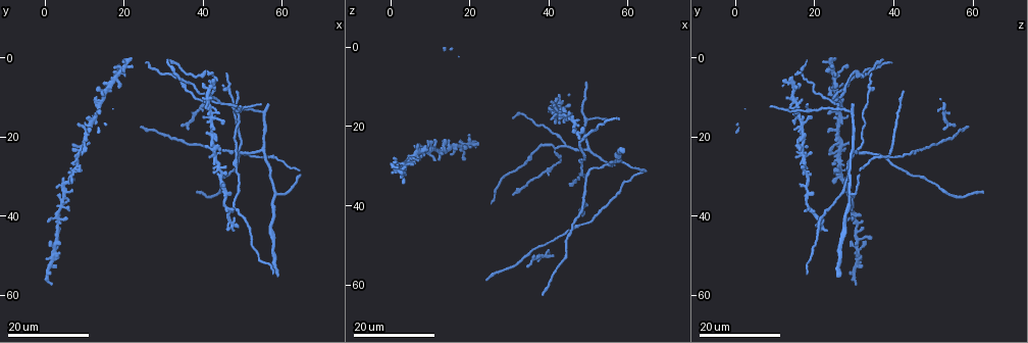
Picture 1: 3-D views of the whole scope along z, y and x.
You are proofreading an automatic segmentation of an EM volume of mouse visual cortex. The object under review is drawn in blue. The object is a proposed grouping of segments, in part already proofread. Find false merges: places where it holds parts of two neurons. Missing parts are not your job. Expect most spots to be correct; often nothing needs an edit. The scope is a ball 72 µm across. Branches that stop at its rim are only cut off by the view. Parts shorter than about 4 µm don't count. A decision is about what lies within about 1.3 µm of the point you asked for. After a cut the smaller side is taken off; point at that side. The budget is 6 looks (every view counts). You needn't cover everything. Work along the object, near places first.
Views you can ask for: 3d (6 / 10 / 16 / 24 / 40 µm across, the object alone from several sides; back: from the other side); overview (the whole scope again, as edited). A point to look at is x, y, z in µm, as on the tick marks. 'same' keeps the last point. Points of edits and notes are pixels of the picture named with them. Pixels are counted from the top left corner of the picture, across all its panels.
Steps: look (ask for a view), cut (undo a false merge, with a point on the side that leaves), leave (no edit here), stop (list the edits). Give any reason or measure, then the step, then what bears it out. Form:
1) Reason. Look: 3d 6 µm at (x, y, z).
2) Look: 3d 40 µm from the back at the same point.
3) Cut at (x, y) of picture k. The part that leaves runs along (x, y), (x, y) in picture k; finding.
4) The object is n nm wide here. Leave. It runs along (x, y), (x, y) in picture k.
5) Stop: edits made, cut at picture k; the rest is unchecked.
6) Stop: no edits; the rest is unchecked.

Arms part here. Look: 3d 16 µm at (50.5, 12.5, 25.5).

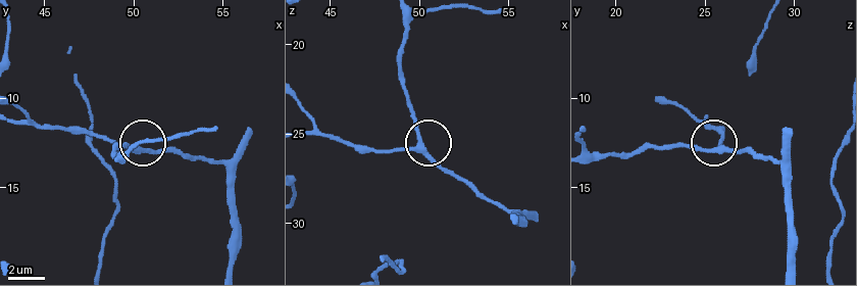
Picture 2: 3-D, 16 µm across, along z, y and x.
Look: 3d 10 µm at (50.1, 12.9, 25.6).

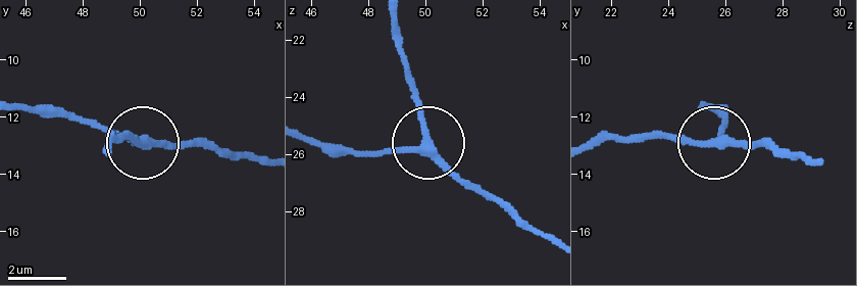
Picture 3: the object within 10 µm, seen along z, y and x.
3 arms meet here. Leave. It runs along (704, 108), (721, 117), (718, 140), (628, 140) in picture 3; continuous, no second neuron.

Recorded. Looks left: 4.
Branch point. Look: 3d 16 µm at (50.5, 23.5, 31.5).

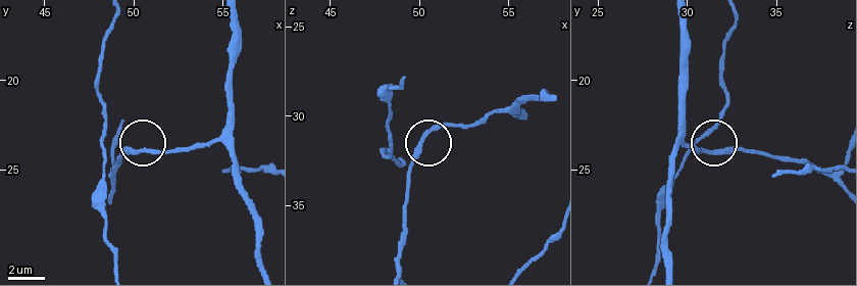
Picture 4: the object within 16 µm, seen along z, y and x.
Look: 3d 6 µm at (49.9, 24.0, 31.9).

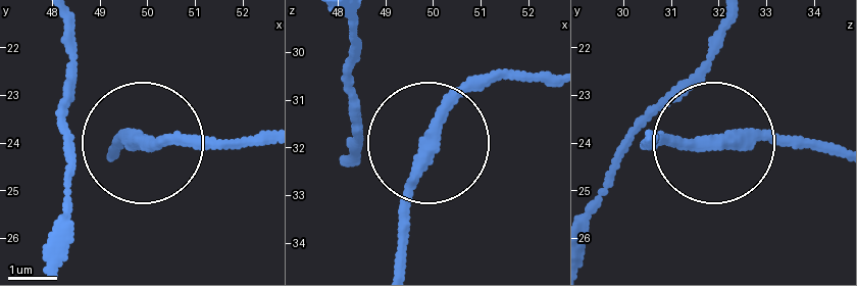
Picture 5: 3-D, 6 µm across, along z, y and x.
Leave. It runs along (646, 146), (837, 146) in picture 5; all the same neuron.

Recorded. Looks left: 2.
Look: 3d 16 µm at (11.0, 18.5, 25.0).

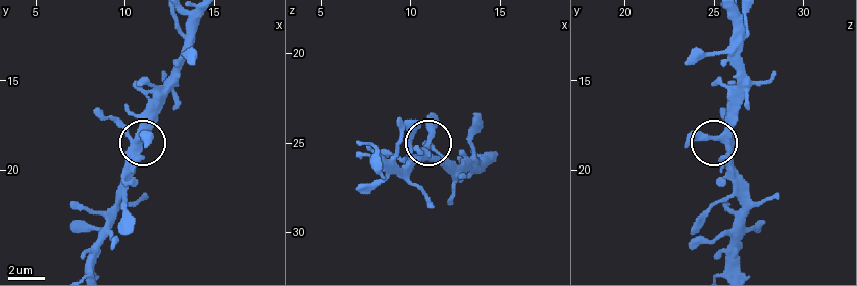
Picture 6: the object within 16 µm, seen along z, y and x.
Look: 3d 10 µm at (11.0, 18.2, 24.7).

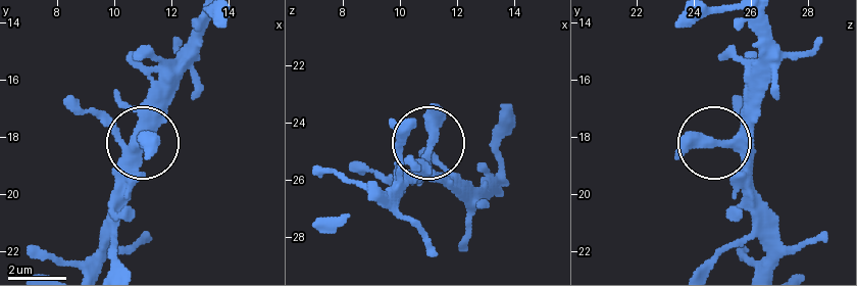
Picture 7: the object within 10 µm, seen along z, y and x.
The object is 300 nm wide here. Leave. It runs along (754, 17), (761, 98), (715, 142), (740, 163), (727, 212) in picture 7; one neuron here.

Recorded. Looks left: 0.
Stop: no edits; the rest is unchecked.

